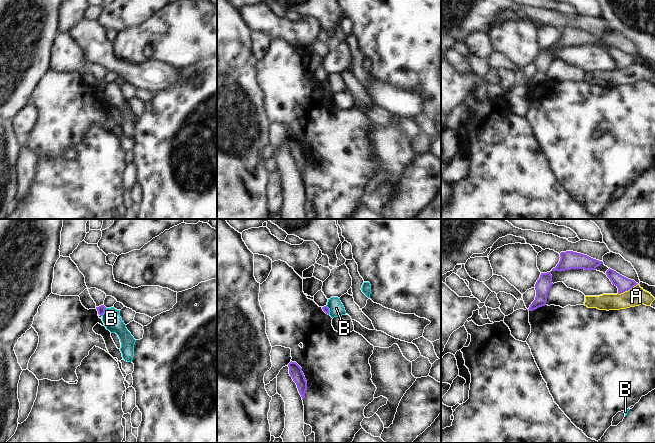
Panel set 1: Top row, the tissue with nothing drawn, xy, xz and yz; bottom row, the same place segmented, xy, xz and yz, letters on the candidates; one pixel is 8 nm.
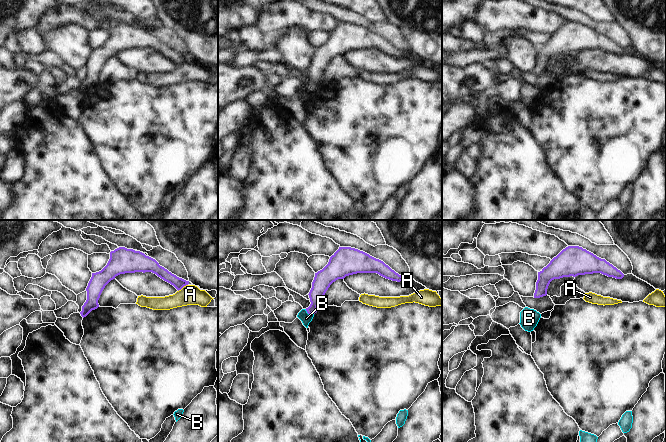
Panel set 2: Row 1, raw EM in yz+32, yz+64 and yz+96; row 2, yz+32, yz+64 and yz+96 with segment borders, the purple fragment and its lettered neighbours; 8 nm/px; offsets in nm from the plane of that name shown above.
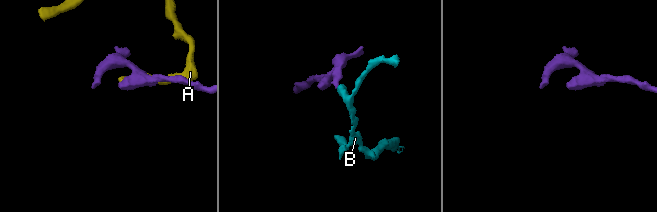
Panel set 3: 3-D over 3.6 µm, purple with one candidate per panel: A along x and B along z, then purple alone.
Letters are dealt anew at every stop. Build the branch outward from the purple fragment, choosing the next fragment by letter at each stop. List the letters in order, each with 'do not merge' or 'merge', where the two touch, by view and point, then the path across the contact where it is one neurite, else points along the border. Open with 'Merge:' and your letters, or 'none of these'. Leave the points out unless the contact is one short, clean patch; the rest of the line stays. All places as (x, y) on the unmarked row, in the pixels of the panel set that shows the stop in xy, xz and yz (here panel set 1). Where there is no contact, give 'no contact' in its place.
Merge: none of these
A: do not merge; meets purple in yz at (627, 66)
B: do not merge; meets purple in xy at (104, 88); border along xy (106, 84), (101, 91)

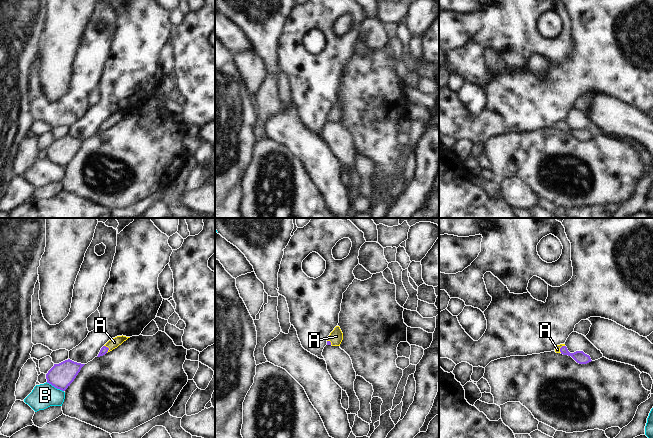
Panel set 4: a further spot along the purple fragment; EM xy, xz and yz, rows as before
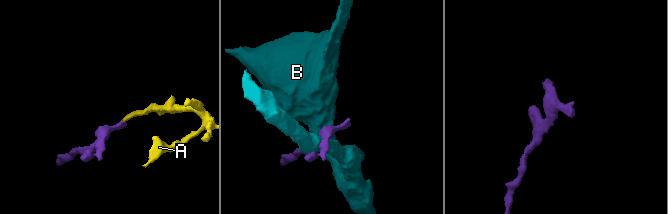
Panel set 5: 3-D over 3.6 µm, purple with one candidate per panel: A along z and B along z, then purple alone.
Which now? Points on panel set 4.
Merge: A
A: merge; meets purple in xy at (108, 124); runs through xy (104, 125), (108, 124), (114, 118)
B: do not merge; meets purple in xy at (55, 163)

